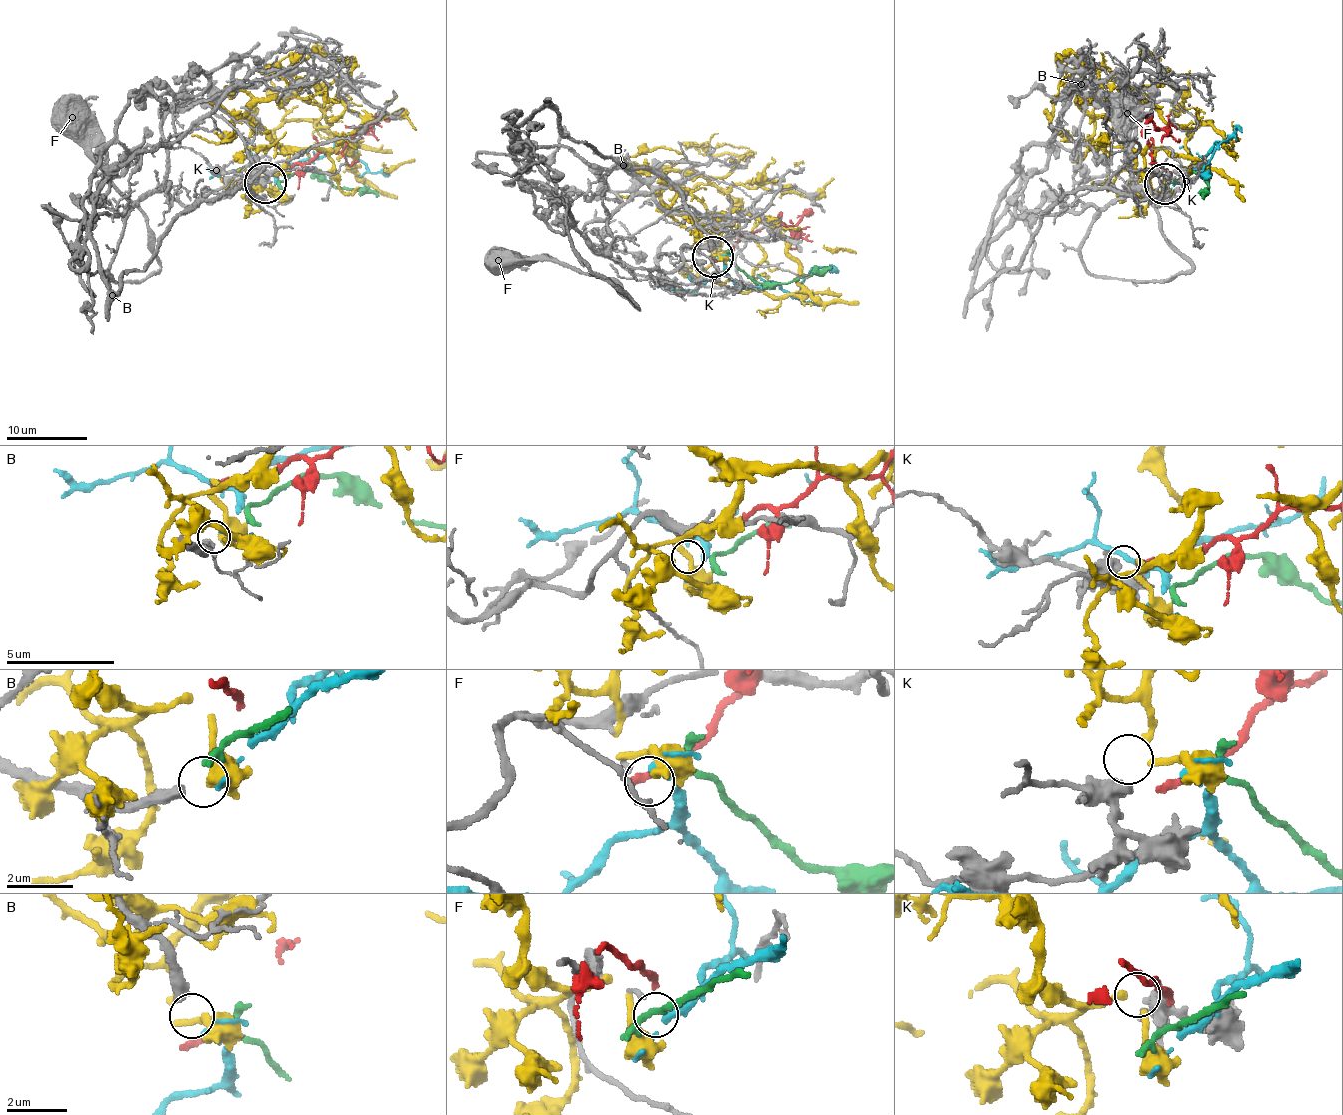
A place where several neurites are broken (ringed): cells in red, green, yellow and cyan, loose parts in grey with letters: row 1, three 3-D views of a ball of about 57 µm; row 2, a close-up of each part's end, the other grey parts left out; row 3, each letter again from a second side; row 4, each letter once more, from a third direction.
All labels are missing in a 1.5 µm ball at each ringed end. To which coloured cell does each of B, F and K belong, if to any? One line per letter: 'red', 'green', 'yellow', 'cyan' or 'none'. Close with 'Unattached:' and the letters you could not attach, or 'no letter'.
B: cyan
F: none
K: yellow
Unattached: F

